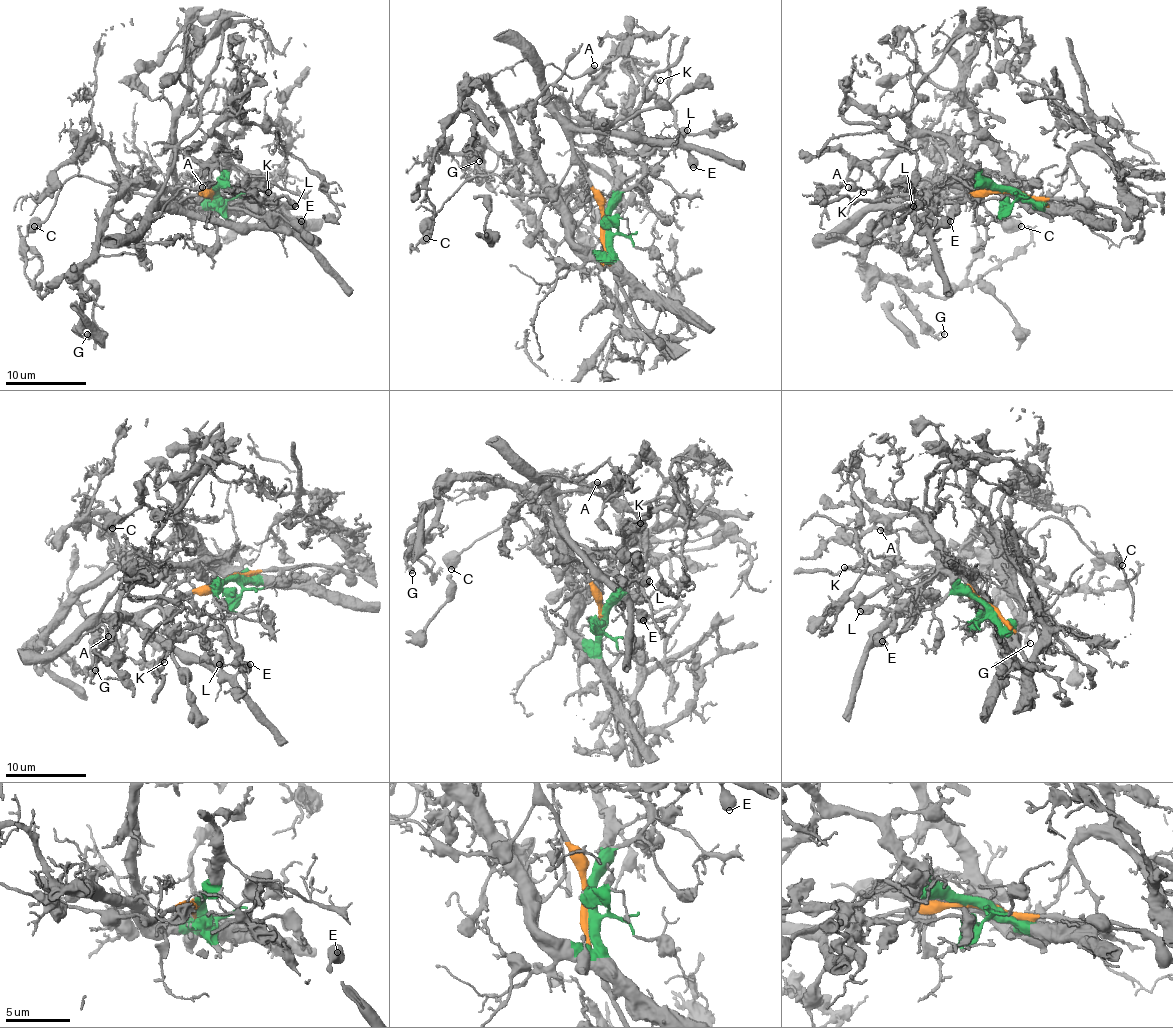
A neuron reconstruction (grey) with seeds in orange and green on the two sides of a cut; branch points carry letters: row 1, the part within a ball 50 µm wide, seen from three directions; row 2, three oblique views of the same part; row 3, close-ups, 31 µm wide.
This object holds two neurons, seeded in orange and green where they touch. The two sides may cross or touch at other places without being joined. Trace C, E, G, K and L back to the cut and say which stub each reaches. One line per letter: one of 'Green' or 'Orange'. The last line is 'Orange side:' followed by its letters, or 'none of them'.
C: Orange
E: Orange
G: Green
K: Green
L: Green
Orange side: C, E

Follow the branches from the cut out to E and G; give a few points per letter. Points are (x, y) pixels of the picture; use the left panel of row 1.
E: (211, 192), (201, 192), (183, 204), (183, 208), (231, 222), (296, 228), (302, 220)
G: (211, 190), (213, 202), (183, 206), (132, 184), (120, 196), (70, 277), (88, 334)

